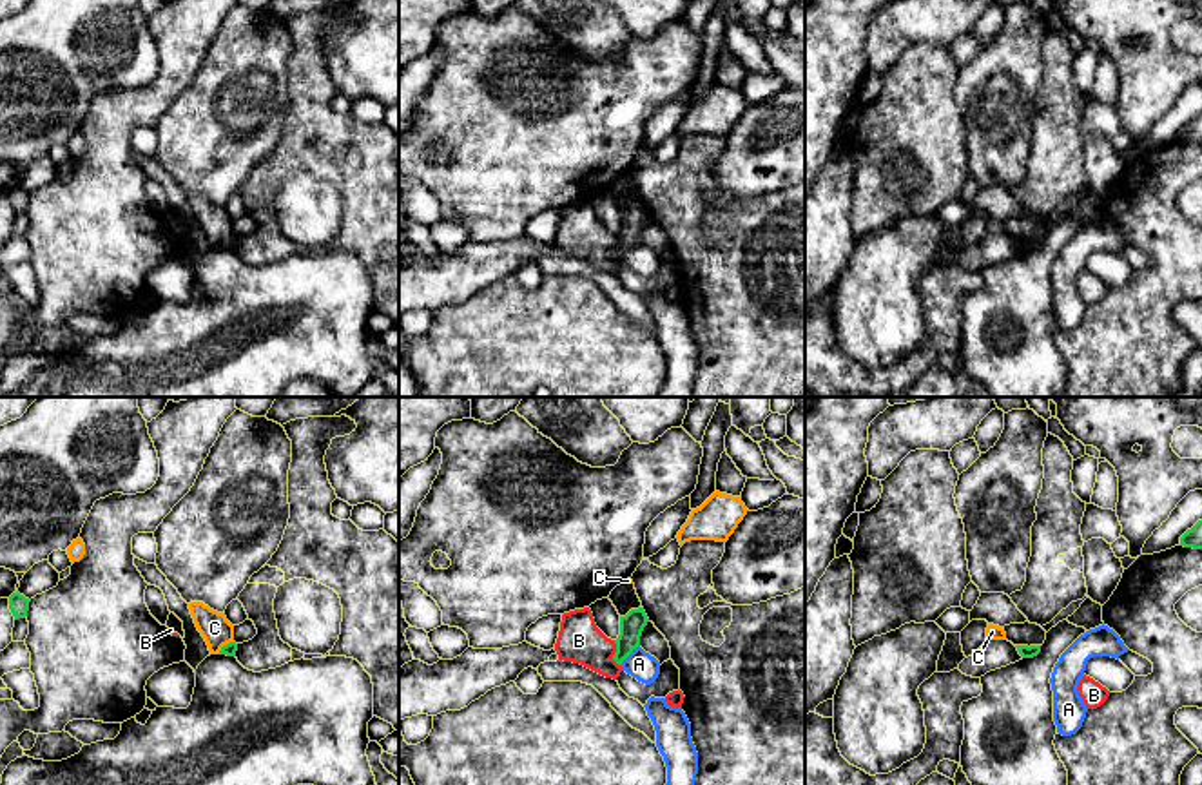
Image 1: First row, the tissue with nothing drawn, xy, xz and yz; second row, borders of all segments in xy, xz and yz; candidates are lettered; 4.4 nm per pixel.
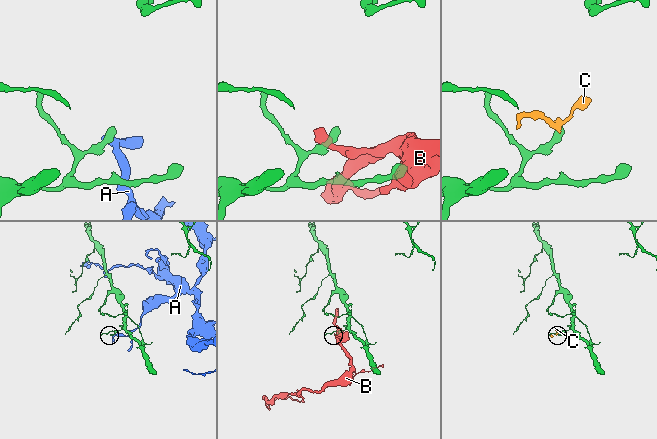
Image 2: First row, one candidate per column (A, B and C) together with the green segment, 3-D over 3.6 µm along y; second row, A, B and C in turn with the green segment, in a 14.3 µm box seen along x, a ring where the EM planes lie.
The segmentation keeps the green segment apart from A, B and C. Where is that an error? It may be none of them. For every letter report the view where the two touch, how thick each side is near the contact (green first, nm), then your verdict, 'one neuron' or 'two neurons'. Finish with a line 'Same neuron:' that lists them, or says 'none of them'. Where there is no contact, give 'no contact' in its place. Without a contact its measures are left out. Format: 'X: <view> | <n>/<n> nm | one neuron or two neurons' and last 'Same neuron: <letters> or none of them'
A: xz | 110/120 nm | two neurons
B: xz | 110/190 nm | two neurons
C: xy | 60/140 nm | two neurons
Same neuron: none of them

